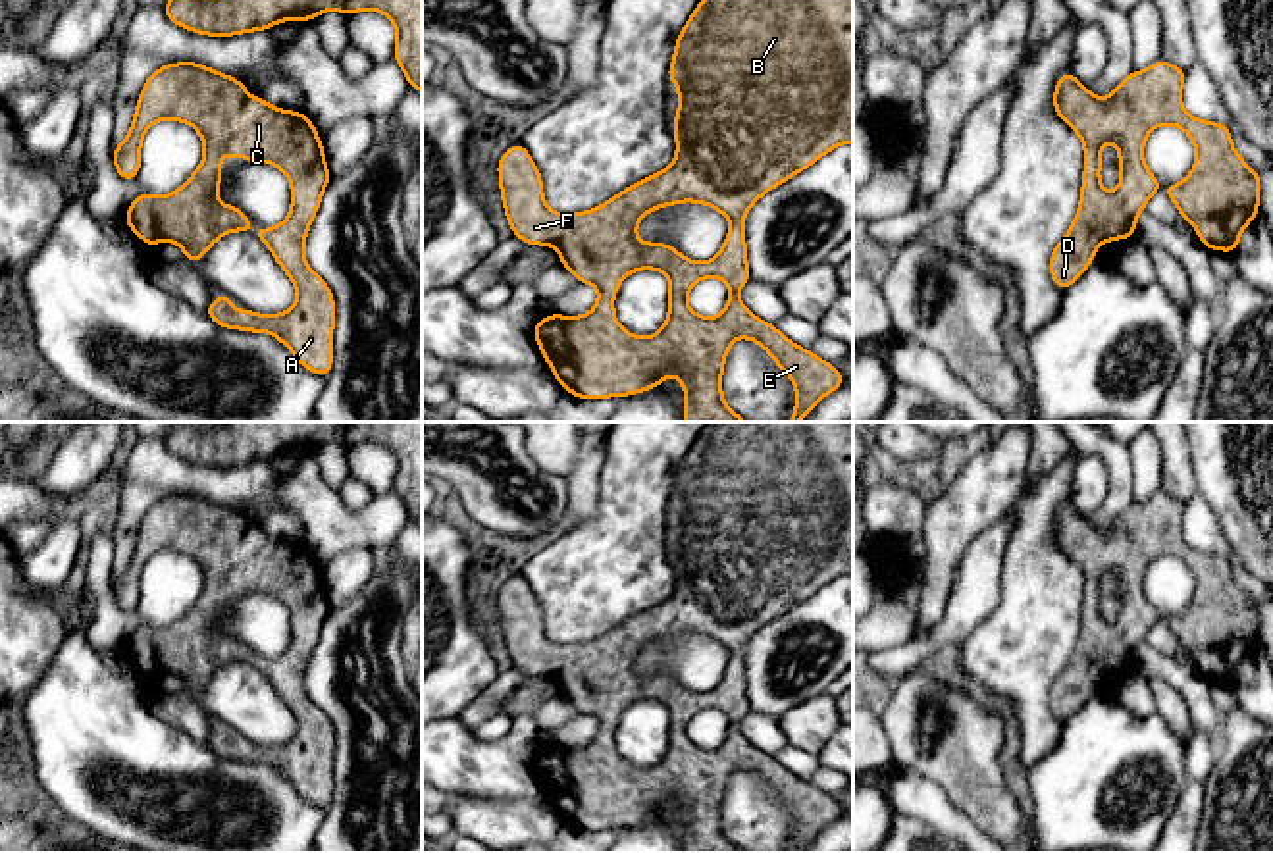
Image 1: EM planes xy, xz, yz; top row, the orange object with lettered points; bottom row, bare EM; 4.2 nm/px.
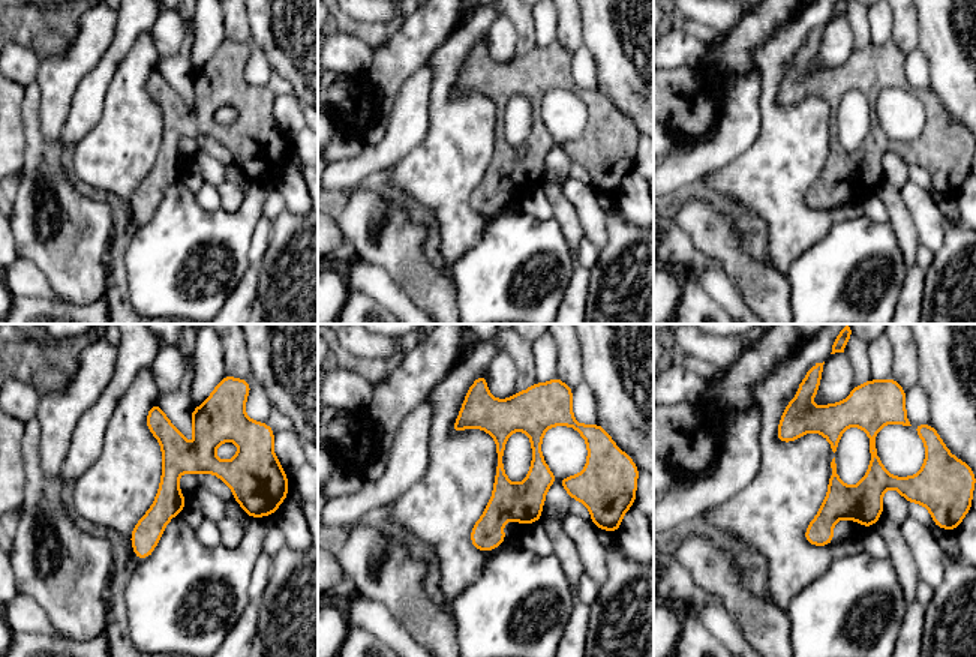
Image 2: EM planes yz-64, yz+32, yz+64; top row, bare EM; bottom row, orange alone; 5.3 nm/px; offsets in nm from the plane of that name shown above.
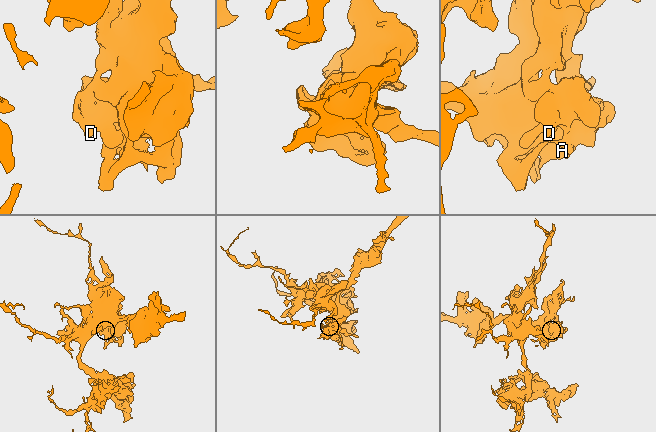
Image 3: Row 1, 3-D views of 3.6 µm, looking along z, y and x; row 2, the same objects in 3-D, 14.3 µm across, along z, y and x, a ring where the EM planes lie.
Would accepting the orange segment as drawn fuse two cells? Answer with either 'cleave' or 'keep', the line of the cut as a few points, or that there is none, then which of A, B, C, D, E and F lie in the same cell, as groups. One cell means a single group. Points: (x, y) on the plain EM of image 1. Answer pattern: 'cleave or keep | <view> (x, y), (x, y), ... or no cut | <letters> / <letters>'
keep | no cut | A B C D E F

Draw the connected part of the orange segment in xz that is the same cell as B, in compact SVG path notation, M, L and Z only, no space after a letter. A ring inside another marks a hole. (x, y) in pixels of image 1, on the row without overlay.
M709 422L676 468L668 512L678 516L672 597L593 641L549 641L541 605L522 574L499 589L503 641L512 664L528 678L553 678L572 709L599 722L589 745L545 747L533 757L533 768L555 811L574 828L626 828L676 807L686 822L686 853L747 853L722 830L728 780L738 768L745 768L759 774L795 814L795 841L786 853L801 853L845 811L834 795L784 768L774 755L753 747L740 732L740 720L751 711L743 651L765 624L832 580L853 574L853 422ZM678 633L707 635L730 651L716 689L693 693L670 676L636 668L645 645ZM636 701L659 701L670 712L668 751L649 768L628 764L614 747L614 726ZM705 709L718 709L730 718L726 739L716 749L703 749L686 734L689 720Z

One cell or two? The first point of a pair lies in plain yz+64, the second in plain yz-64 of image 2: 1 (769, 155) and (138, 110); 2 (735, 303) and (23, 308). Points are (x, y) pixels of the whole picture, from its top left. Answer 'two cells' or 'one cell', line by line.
1: one cell
2: two cells

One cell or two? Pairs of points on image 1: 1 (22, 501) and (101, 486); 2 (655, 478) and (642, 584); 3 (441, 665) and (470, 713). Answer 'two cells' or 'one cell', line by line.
1: one cell
2: one cell
3: two cells

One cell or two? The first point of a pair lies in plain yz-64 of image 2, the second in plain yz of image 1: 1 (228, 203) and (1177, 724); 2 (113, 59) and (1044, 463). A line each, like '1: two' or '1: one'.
1: one
2: one

